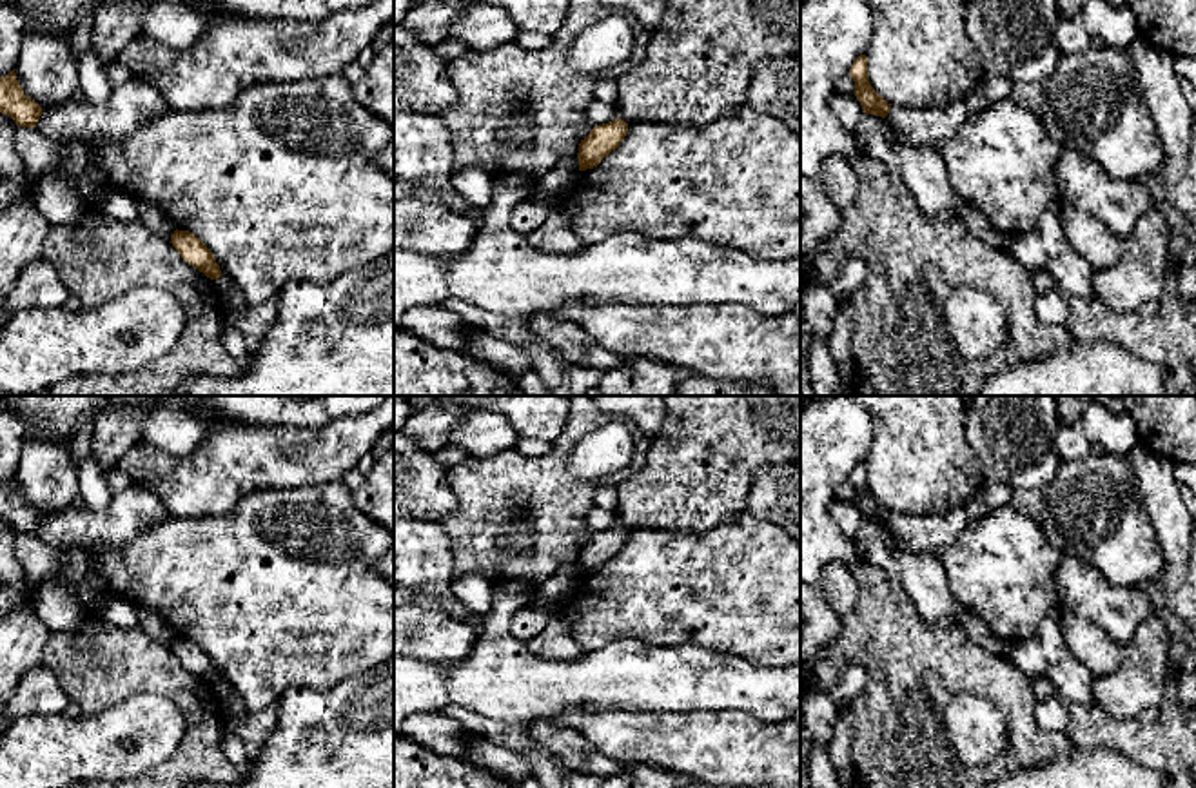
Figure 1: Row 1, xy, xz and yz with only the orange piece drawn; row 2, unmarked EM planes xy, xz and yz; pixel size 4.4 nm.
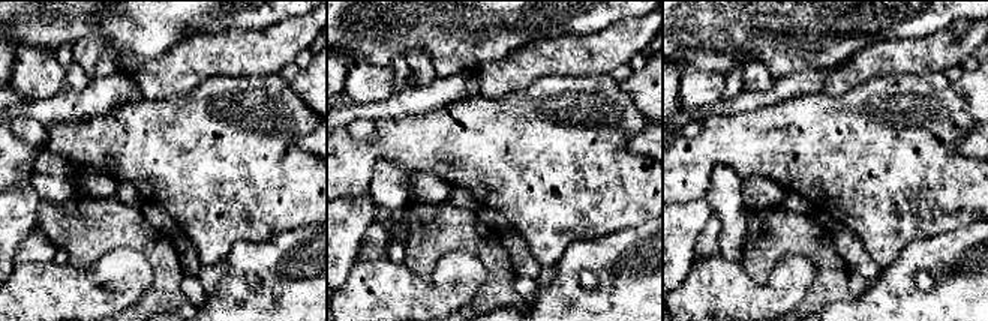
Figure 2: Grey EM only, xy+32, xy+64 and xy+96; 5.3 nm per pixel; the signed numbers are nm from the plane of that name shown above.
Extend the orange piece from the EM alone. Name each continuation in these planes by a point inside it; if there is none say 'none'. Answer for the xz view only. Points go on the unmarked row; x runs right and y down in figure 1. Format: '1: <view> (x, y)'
none

